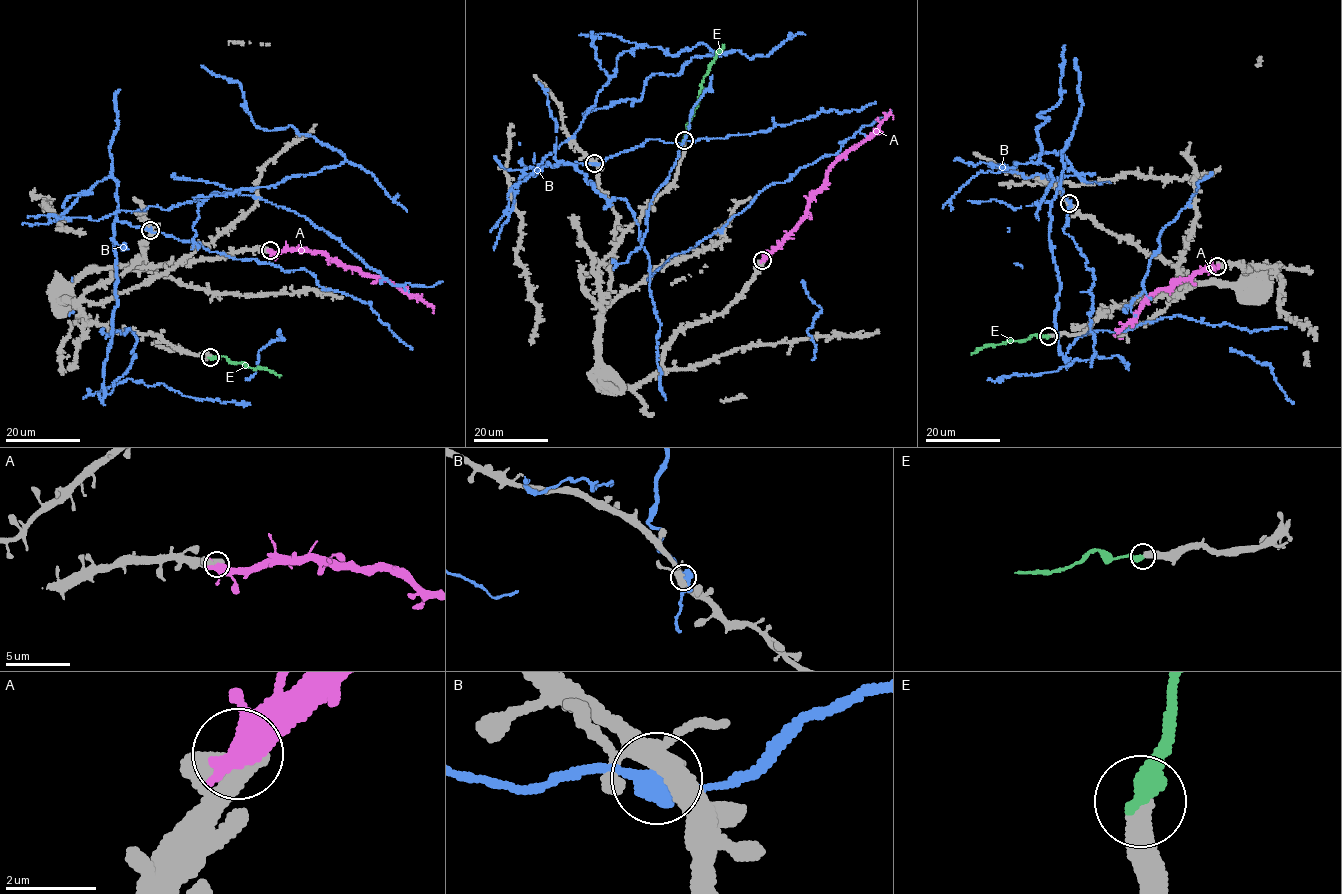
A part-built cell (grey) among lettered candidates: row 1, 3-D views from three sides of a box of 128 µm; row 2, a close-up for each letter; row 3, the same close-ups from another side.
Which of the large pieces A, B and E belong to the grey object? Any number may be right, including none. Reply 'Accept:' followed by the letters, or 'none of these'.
Accept: A

